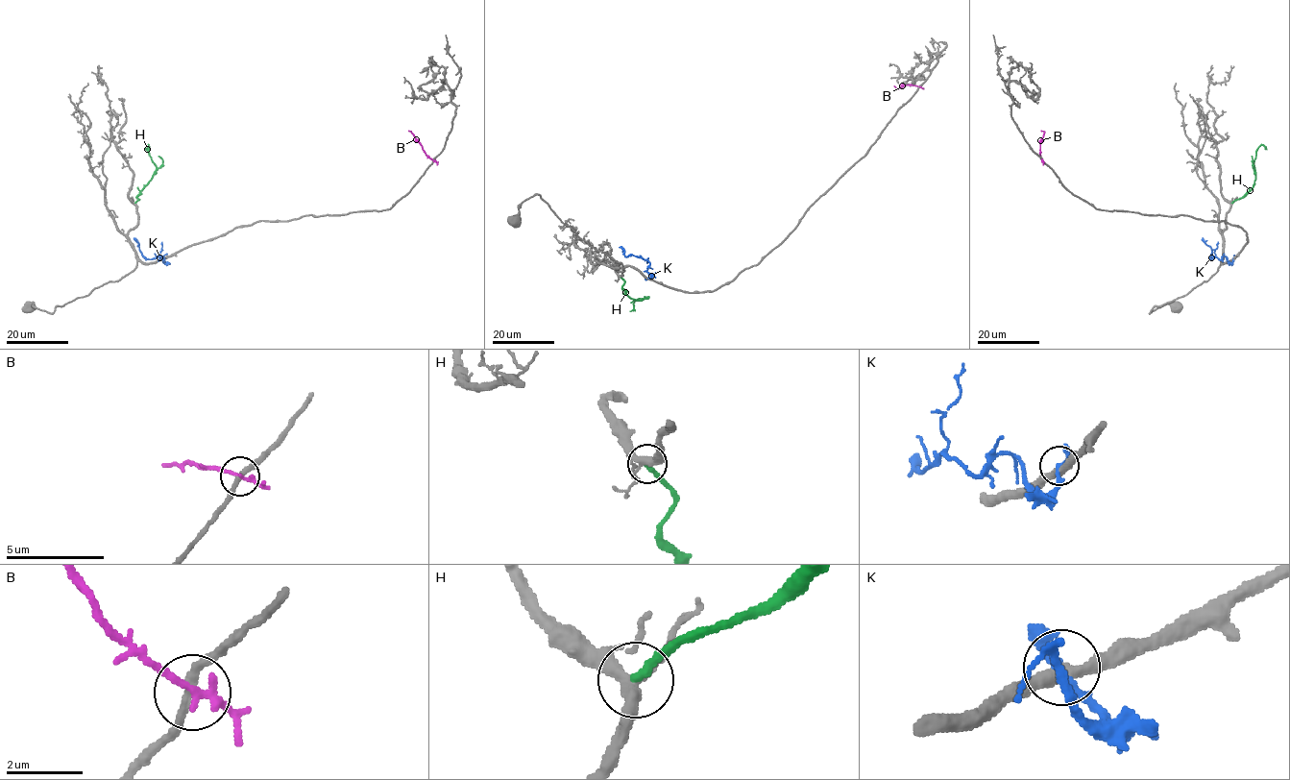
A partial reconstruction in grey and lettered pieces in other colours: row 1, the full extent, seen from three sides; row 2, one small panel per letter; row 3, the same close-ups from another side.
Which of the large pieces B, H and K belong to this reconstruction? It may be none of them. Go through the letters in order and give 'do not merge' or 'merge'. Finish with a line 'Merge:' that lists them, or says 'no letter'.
B: do not merge
H: do not merge
K: do not merge
Merge: no letter

